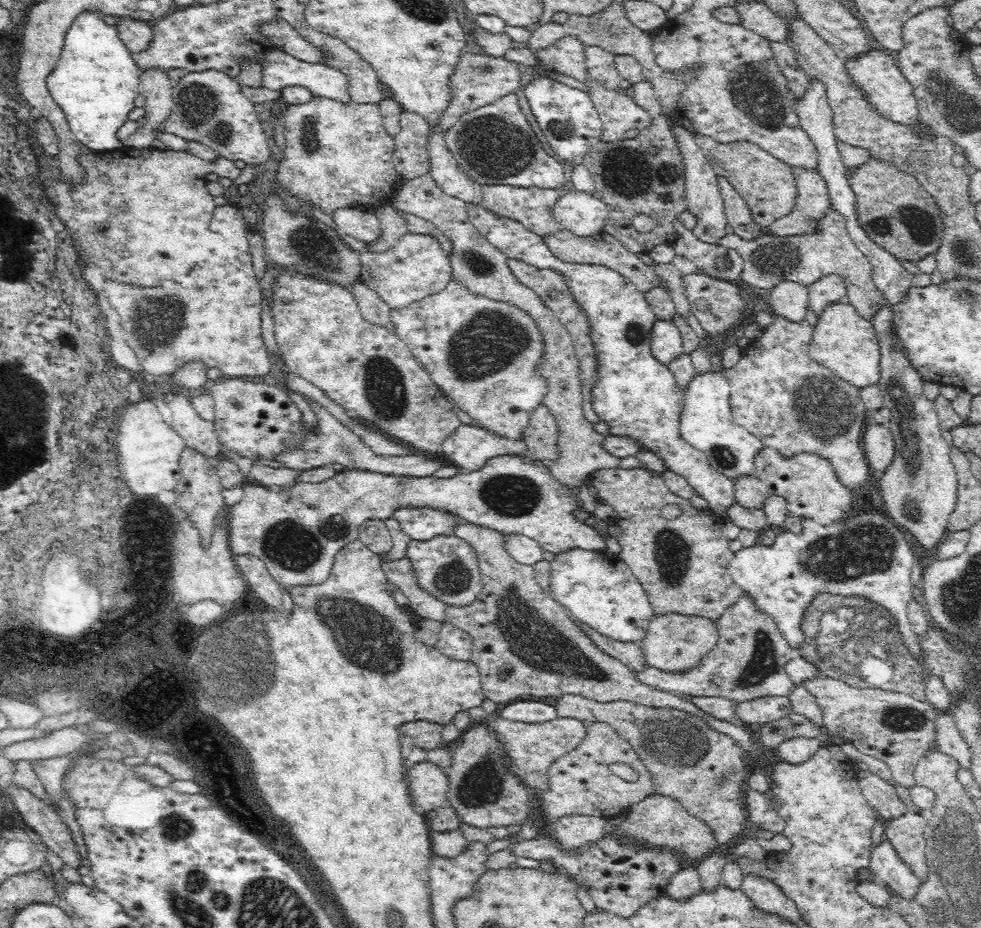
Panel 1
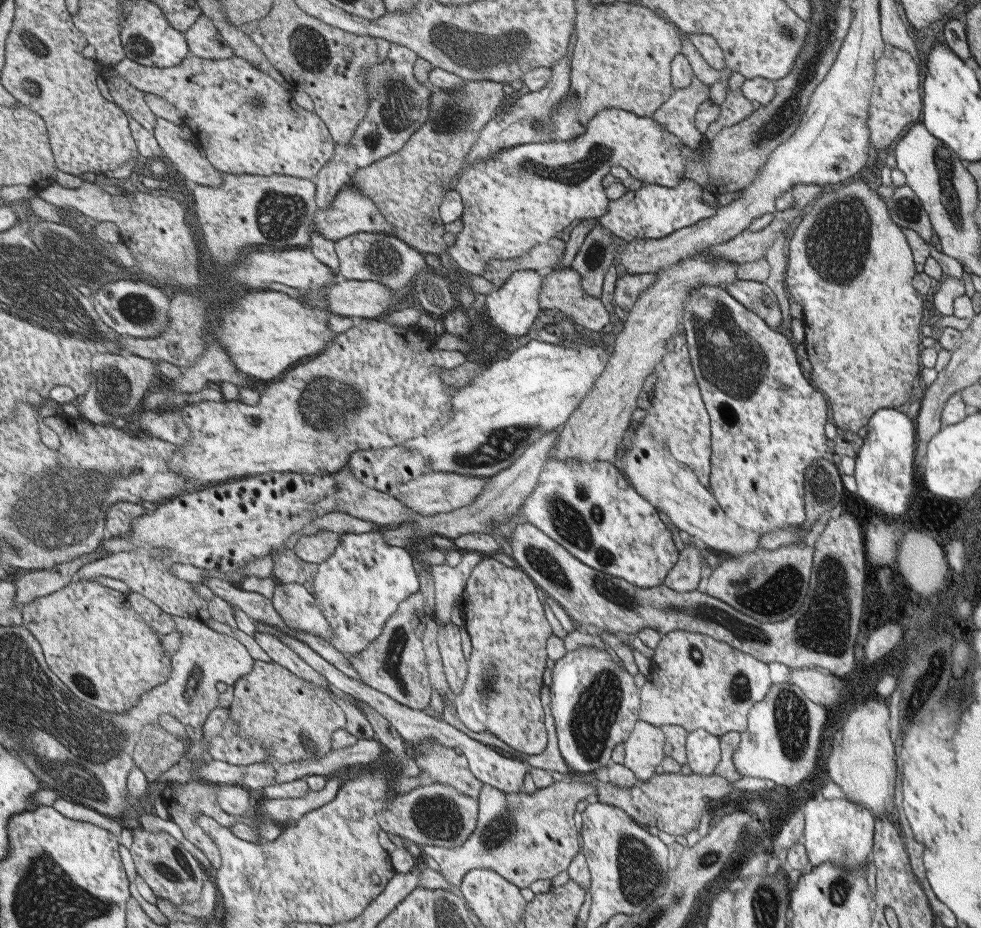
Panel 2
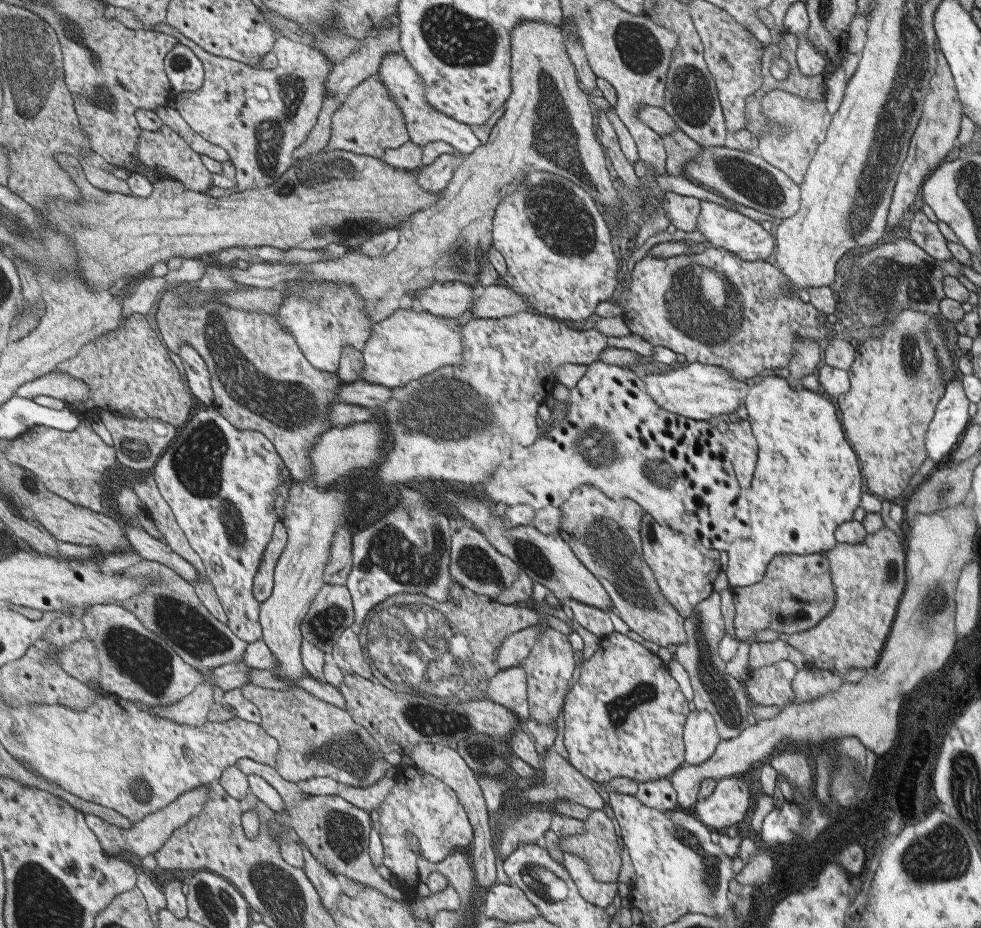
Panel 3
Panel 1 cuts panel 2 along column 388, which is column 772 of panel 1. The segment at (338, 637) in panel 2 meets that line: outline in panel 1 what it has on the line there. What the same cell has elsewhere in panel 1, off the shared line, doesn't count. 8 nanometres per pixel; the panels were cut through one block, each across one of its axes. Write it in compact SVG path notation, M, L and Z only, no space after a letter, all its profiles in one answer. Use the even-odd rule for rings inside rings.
M870 509L864 514L851 516L848 522L820 526L814 520L802 518L802 531L798 534L787 532L779 528L775 543L772 546L757 544L752 548L744 548L735 553L734 559L728 565L728 573L734 579L734 583L740 587L744 598L751 598L751 602L757 610L768 614L774 621L778 633L788 646L798 650L805 641L802 624L806 618L806 612L810 604L821 593L845 596L847 598L862 598L868 602L884 606L884 610L890 610L890 614L898 620L900 634L904 644L916 654L923 656L918 636L910 630L908 620L907 602L912 600L912 568L915 561L915 553L912 552L912 544L908 537L893 525L892 520L886 520L880 512Z

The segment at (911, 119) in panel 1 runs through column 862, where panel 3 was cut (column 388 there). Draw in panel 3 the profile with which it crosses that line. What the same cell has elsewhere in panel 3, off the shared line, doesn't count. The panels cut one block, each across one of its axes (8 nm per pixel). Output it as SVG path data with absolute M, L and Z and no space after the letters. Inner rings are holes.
M398 53L388 54L383 61L380 71L374 77L384 82L389 89L390 95L392 95L392 99L396 101L405 115L405 124L408 126L409 140L411 142L423 148L426 144L441 141L452 145L458 154L461 153L464 156L470 155L481 147L480 138L476 136L471 125L454 120L454 118L440 112L429 103L426 89L422 84L423 79L408 64L408 59L404 55Z

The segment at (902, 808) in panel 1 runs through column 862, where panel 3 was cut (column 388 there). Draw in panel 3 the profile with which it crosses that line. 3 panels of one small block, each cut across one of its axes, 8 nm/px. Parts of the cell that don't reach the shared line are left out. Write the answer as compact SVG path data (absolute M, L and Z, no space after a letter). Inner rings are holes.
M391 767L388 770L388 775L383 780L382 784L372 784L368 788L365 786L352 786L341 783L339 795L346 798L362 810L376 810L381 805L381 802L390 794L391 787L395 784L397 775L400 774L399 767Z

